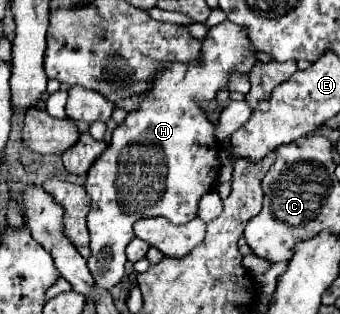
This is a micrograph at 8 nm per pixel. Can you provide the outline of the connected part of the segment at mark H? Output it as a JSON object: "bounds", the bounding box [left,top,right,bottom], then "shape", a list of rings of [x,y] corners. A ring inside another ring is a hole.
{"bounds":[84,20,256,290],"shape":[[[230,20],[218,24],[216,28],[210,28],[210,34],[202,42],[202,46],[204,48],[200,64],[166,64],[166,68],[150,84],[150,90],[140,104],[140,110],[130,112],[126,120],[116,126],[116,130],[112,132],[110,146],[106,148],[106,152],[102,152],[102,156],[96,160],[94,166],[90,166],[86,174],[84,188],[92,198],[92,210],[88,214],[92,256],[88,260],[88,268],[98,288],[110,290],[122,280],[126,264],[124,250],[134,238],[134,222],[138,222],[140,218],[166,216],[172,224],[186,224],[196,218],[200,198],[216,184],[220,160],[214,124],[200,110],[198,102],[212,102],[216,98],[216,92],[228,86],[230,70],[250,72],[250,68],[256,64],[256,58],[254,46],[250,44],[246,32],[242,32],[242,28],[238,28],[236,24],[230,24]]]}

